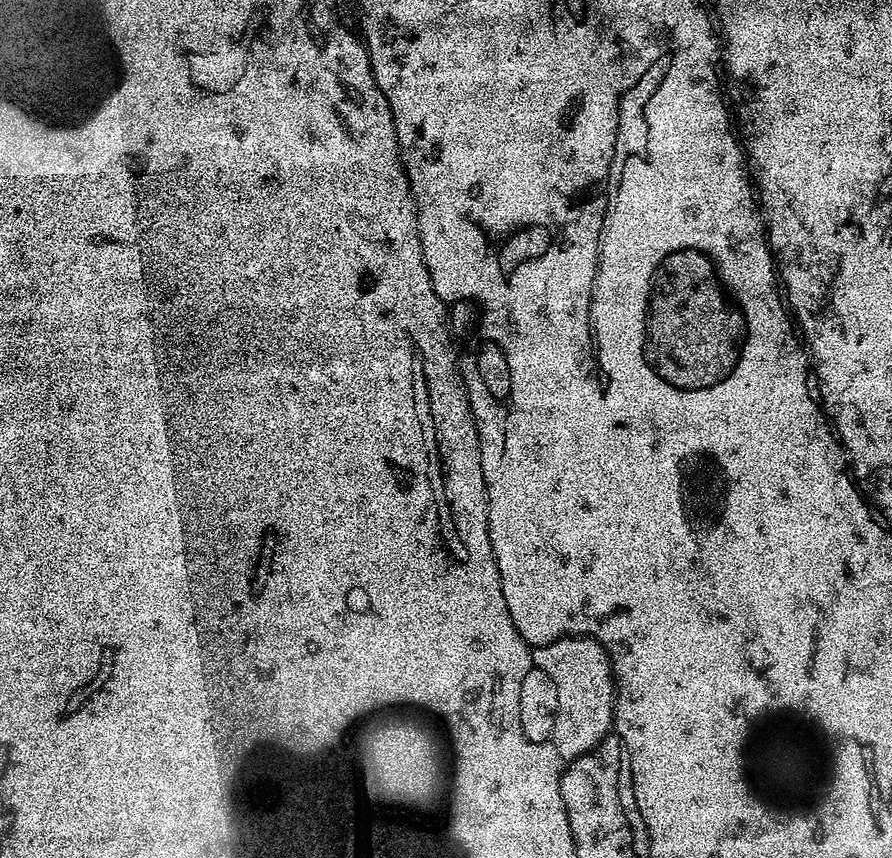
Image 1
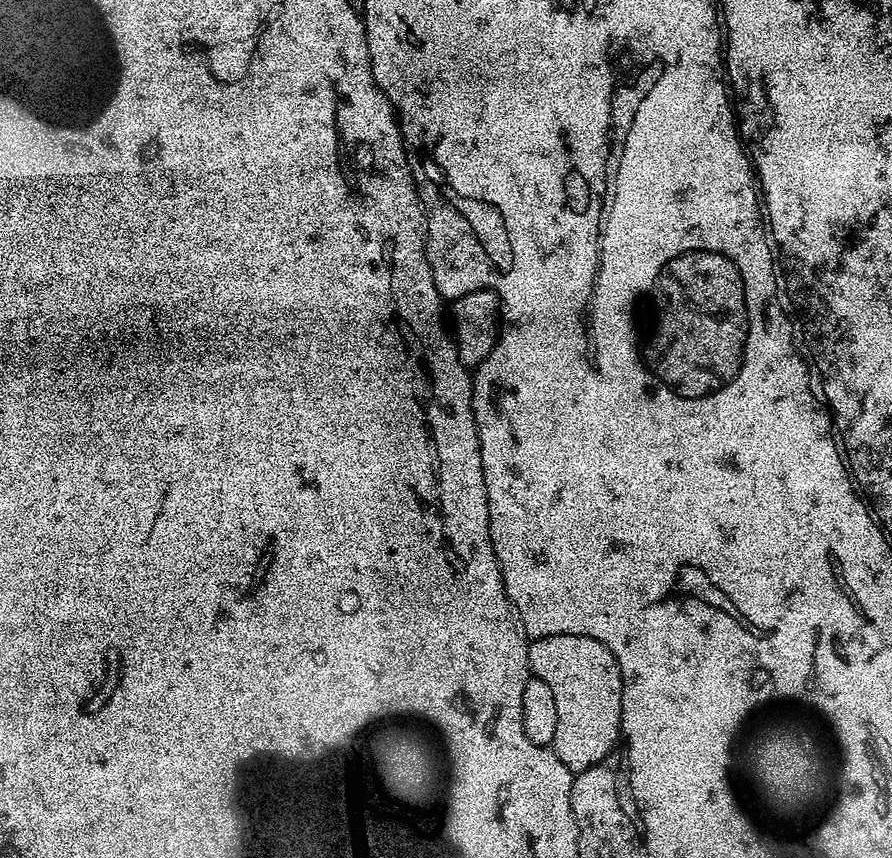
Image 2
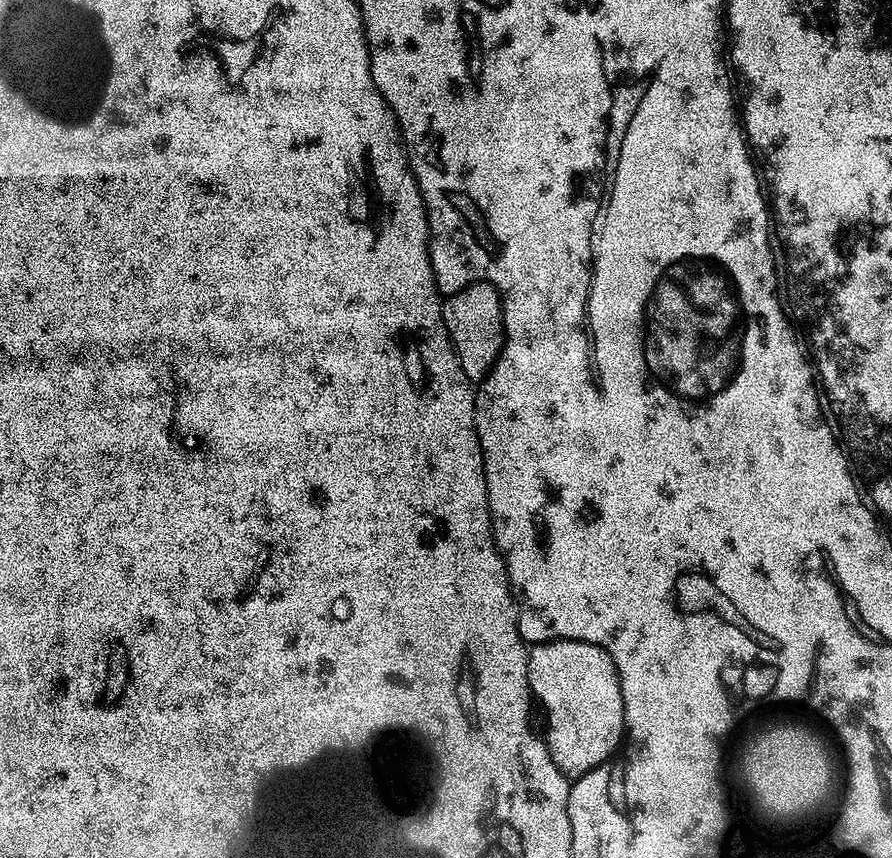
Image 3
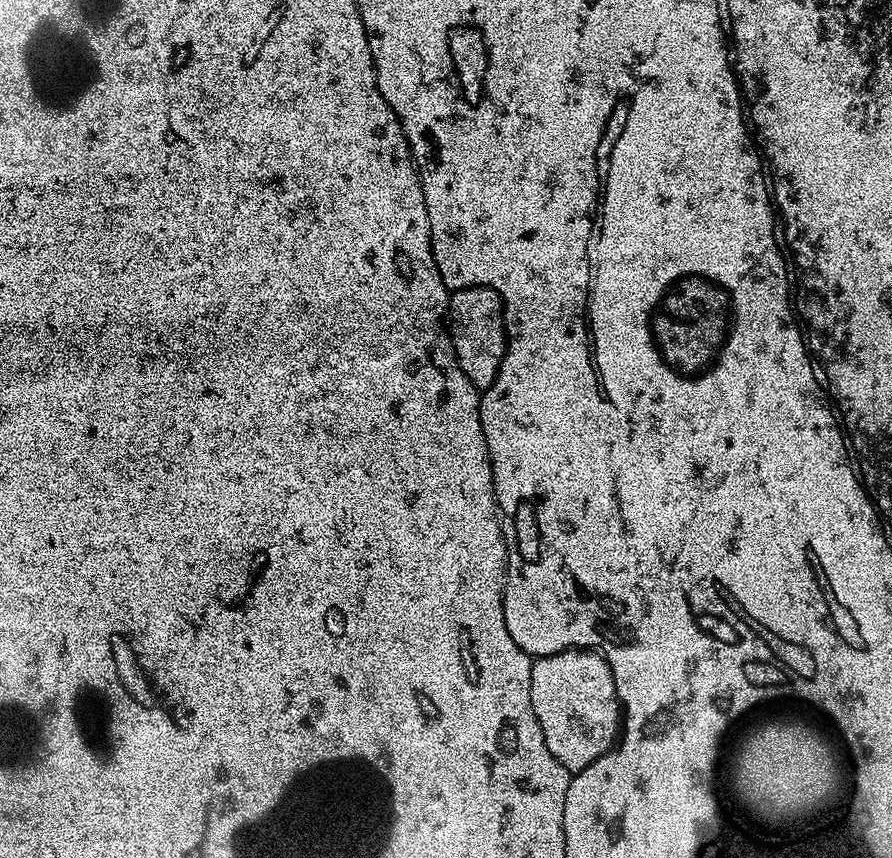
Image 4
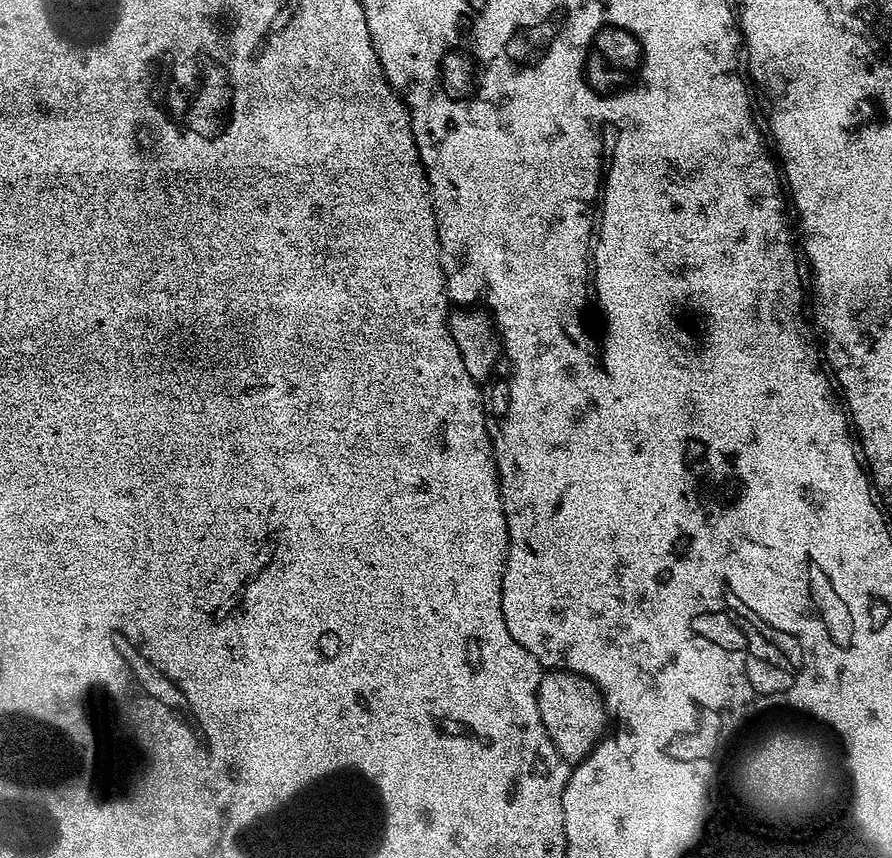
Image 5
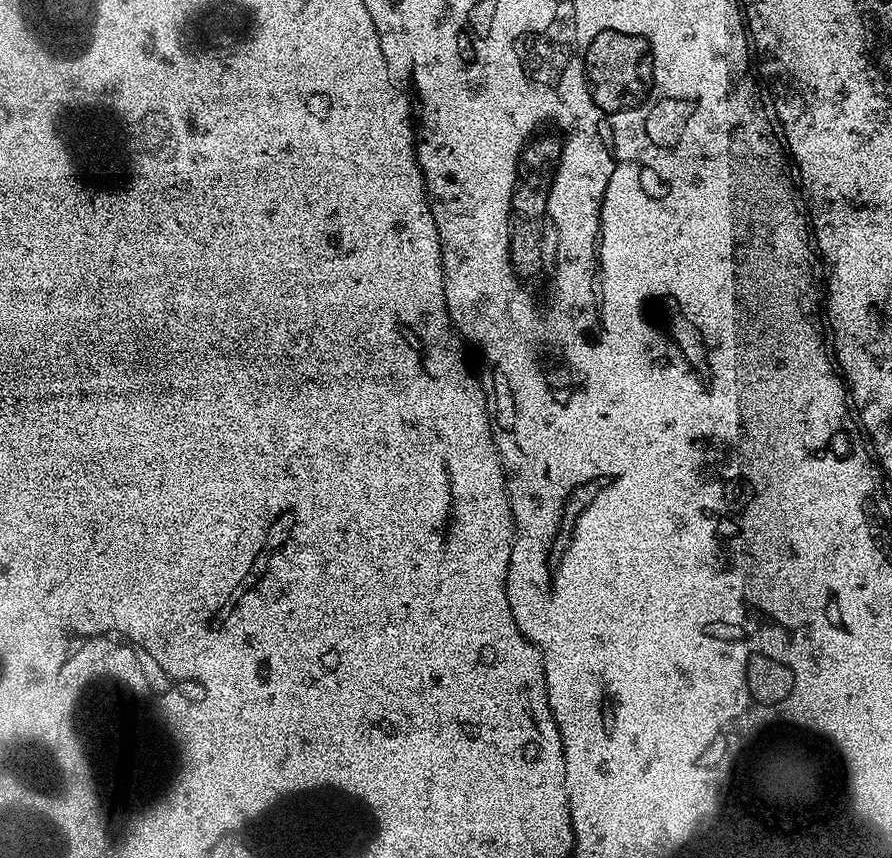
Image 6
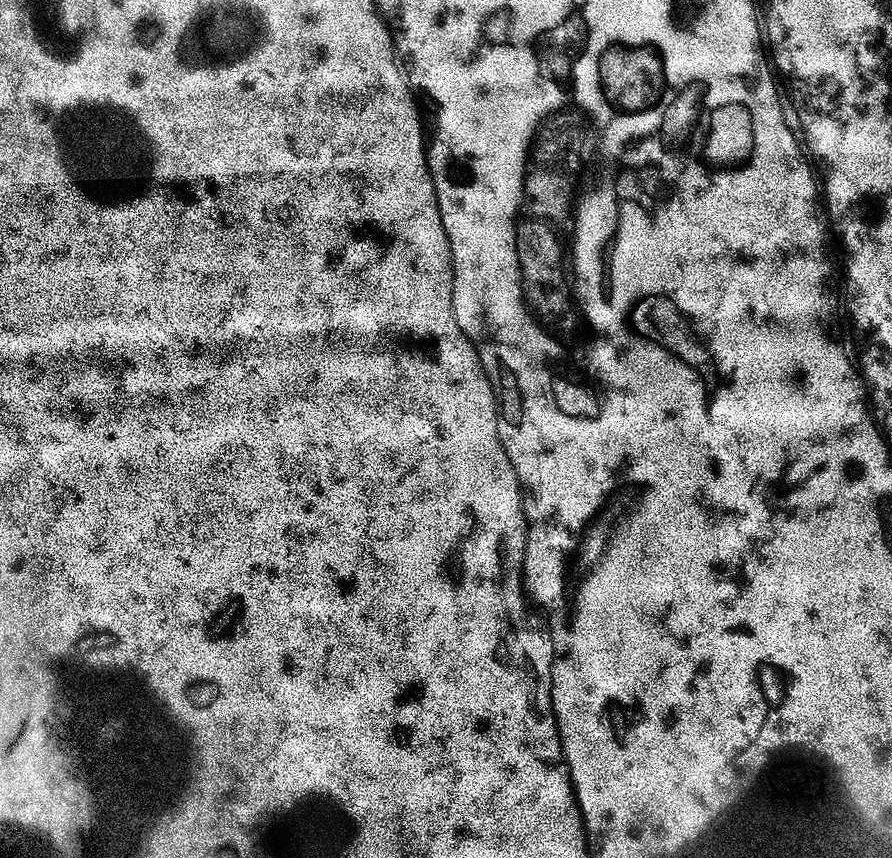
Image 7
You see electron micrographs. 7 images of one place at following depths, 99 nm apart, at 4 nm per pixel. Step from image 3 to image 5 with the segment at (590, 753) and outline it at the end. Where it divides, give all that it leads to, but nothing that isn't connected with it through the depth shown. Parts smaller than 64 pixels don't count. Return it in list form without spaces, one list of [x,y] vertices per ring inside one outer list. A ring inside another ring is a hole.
[[[567,670],[545,673],[538,690],[538,708],[543,725],[564,760],[576,764],[584,760],[606,732],[608,709],[596,685],[584,676]]]

